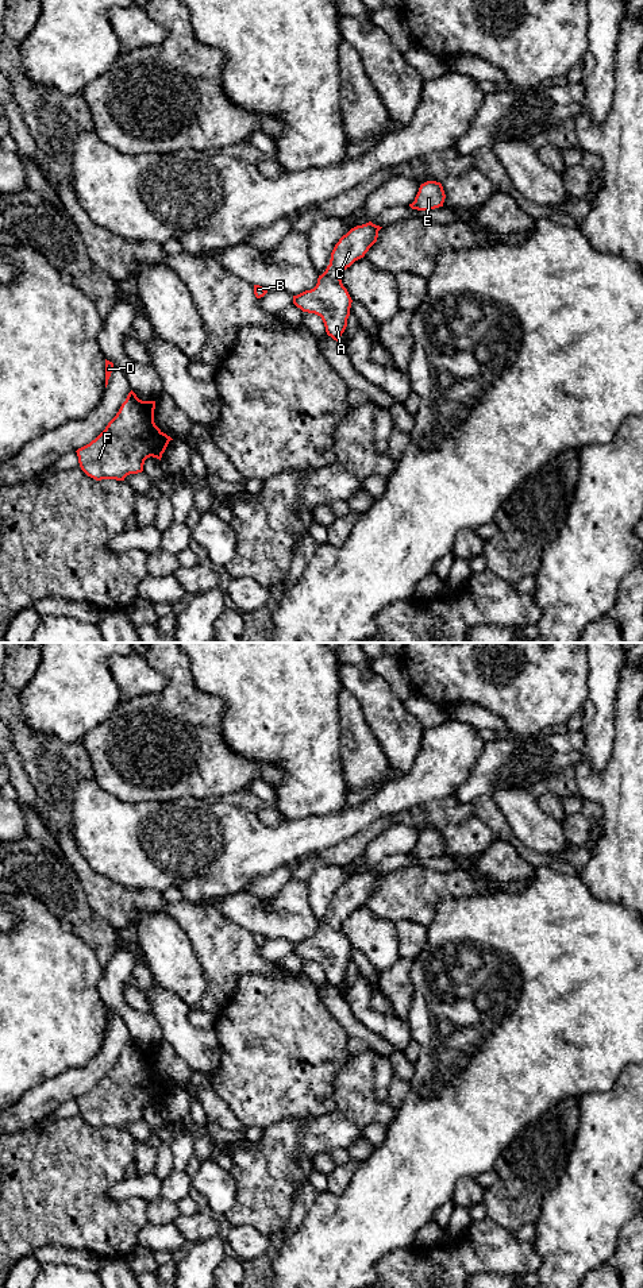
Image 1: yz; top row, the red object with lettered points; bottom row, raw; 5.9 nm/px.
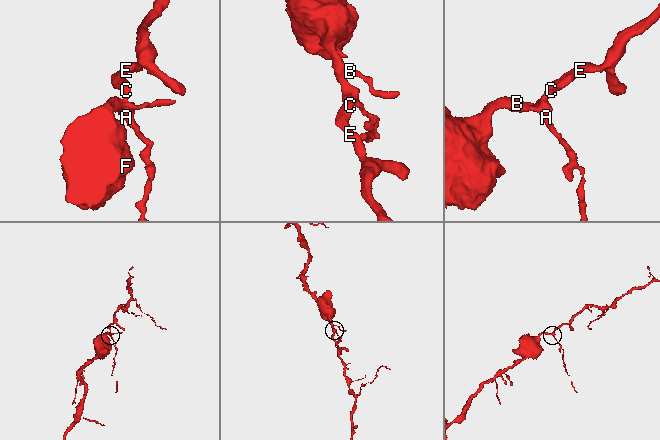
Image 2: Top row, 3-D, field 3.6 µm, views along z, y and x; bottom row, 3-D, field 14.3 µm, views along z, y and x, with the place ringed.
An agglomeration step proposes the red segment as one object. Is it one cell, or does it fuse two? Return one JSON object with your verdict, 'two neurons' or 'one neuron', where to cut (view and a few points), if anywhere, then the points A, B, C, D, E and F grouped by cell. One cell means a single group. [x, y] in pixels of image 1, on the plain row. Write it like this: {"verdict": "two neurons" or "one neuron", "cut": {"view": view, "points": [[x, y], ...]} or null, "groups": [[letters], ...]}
{"verdict": "one neuron", "cut": null, "groups": [["A", "B", "C", "D", "E", "F"]]}

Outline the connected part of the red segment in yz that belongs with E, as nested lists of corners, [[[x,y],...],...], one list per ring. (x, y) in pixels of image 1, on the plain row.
[[[427,829],[420,833],[415,849],[409,852],[412,857],[428,859],[443,855],[446,842],[440,830]]]

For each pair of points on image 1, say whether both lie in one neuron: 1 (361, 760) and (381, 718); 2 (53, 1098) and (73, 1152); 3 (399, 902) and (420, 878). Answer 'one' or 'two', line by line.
1: two
2: two
3: one

